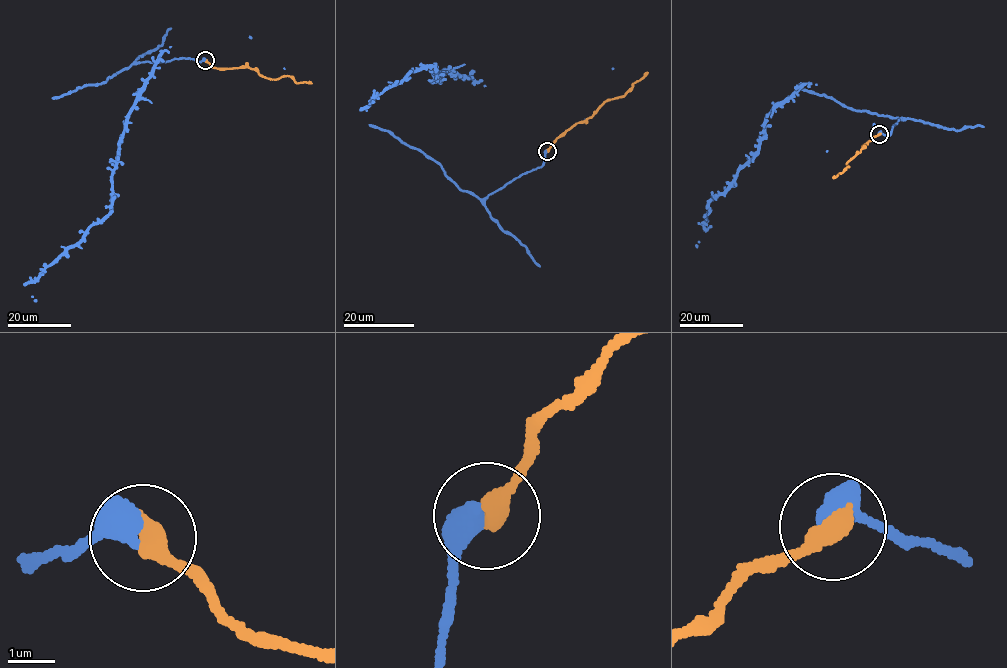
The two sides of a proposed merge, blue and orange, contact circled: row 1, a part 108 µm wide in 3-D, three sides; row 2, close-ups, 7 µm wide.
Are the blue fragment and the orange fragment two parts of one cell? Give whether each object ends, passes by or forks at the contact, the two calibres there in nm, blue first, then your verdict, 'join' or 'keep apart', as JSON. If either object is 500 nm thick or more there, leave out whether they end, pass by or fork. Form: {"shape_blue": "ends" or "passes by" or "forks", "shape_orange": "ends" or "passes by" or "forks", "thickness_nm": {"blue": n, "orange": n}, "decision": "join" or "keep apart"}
{"thickness_nm": {"blue": 600, "orange": 480}, "decision": "join"}

